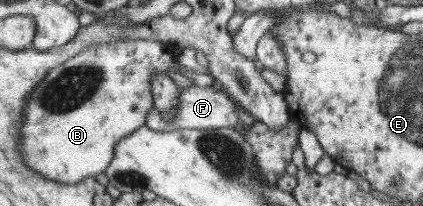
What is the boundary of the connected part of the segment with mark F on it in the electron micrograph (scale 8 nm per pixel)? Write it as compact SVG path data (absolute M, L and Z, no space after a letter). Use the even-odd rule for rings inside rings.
M193 83L193 86L181 88L181 102L177 106L177 112L173 116L173 120L163 120L163 114L157 108L151 108L147 114L147 124L149 128L157 131L174 131L175 129L216 129L216 128L232 128L239 126L241 118L237 114L235 106L237 102L231 99L229 93L215 90L211 86L200 87Z

